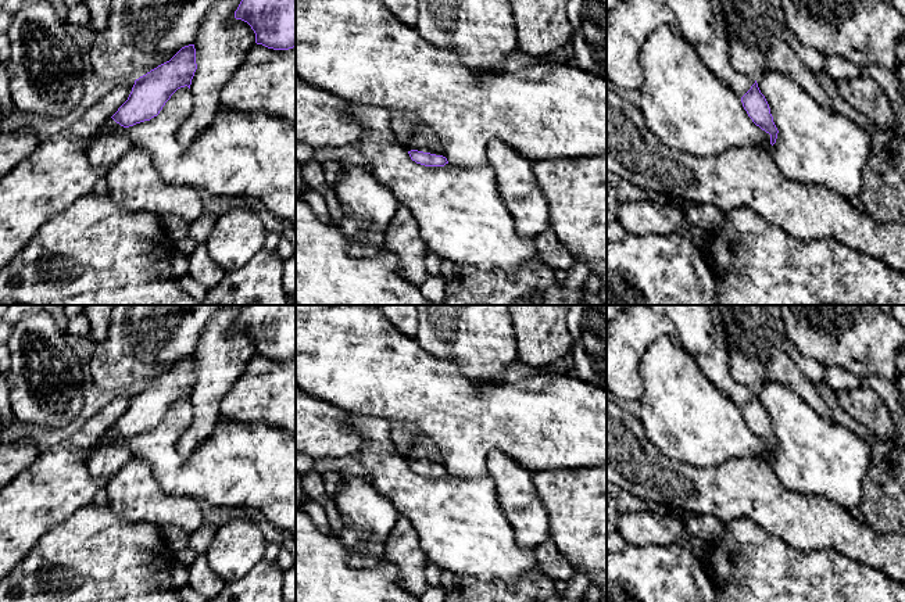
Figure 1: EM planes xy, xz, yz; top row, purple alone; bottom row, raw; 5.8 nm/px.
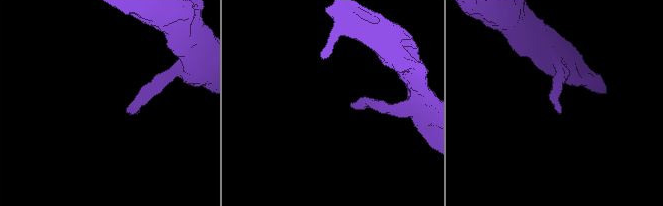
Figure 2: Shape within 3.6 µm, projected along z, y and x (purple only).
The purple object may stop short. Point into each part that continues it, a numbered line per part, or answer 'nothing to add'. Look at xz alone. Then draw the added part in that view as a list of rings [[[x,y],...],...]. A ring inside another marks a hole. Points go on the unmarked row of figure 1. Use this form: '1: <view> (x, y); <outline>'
1: xz (422, 448); [[[418,434],[412,438],[411,448],[405,455],[405,459],[408,462],[418,461],[444,467],[444,461],[436,442],[422,434]]]

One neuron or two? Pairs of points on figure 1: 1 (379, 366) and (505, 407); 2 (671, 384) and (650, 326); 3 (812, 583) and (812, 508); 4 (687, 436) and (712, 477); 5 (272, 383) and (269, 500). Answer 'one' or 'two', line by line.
1: one
2: two
3: two
4: two
5: two

